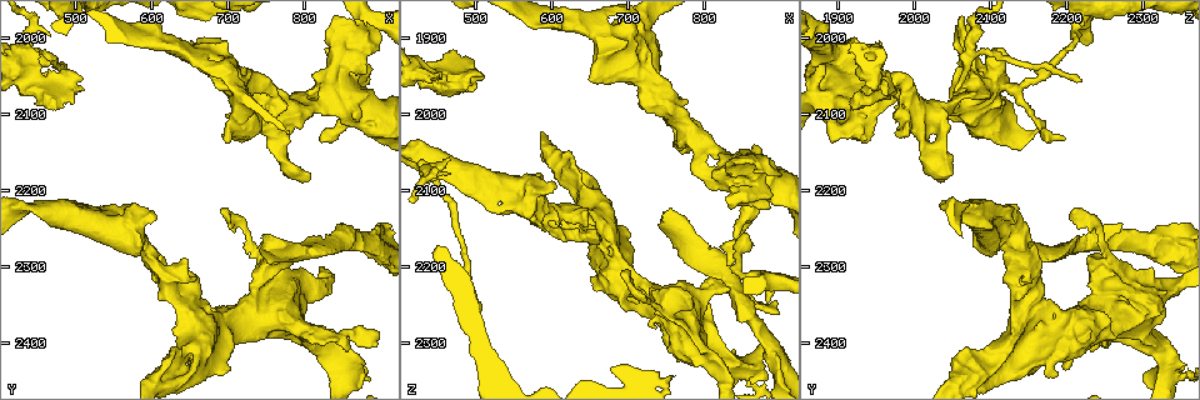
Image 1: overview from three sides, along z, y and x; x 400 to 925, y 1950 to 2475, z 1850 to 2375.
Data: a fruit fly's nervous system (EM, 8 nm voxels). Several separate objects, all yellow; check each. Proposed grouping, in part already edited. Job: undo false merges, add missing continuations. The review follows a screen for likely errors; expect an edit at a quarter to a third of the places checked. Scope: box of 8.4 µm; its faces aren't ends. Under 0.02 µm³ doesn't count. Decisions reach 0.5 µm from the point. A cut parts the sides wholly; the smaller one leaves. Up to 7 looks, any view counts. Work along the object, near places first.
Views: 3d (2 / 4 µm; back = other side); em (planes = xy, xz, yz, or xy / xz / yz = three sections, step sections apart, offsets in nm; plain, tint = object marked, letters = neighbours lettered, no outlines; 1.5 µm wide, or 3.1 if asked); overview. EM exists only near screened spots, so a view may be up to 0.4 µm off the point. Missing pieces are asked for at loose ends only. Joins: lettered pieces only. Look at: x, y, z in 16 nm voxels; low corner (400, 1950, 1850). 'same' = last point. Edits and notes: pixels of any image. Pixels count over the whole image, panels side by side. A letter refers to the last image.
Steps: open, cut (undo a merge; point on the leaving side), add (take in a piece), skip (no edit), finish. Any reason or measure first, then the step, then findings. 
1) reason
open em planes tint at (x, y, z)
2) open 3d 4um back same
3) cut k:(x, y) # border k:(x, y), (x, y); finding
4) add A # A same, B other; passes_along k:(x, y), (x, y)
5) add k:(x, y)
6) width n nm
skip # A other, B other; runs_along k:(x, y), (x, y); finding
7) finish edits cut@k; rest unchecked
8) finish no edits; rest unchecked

an open end
open em xz step 4 tint at (490, 2085, 1930)

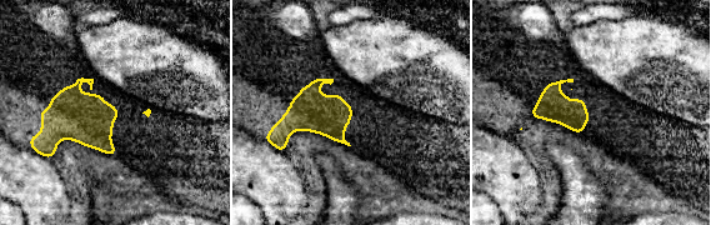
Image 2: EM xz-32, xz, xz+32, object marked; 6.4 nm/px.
open em planes tint same

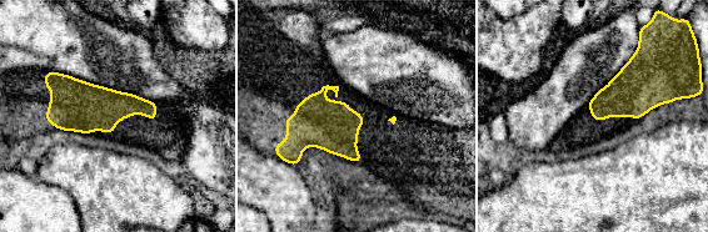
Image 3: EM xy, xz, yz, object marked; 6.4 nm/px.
open em planes letters same

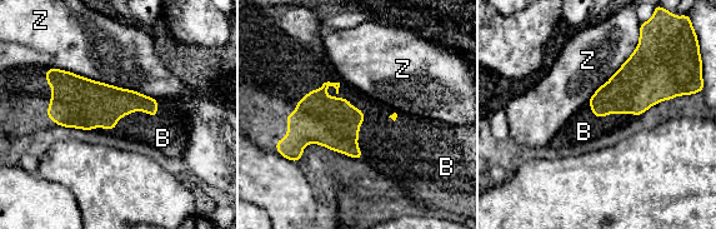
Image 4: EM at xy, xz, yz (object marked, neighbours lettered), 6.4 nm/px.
add 4:(381, 140) # B same, Z other; passes_along 4:(329, 122), (359, 110), (381, 140); it goes on there

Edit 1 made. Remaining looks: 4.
stops while still wide
open em planes plain at (830, 2015, 2115)

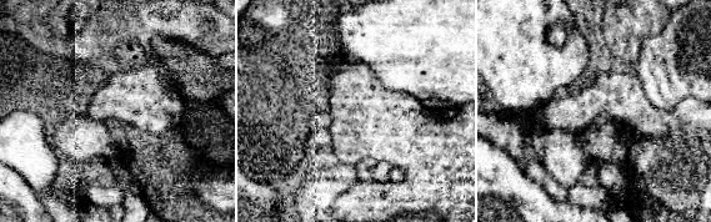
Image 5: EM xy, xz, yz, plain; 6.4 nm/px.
what lies round it
open em planes letters same

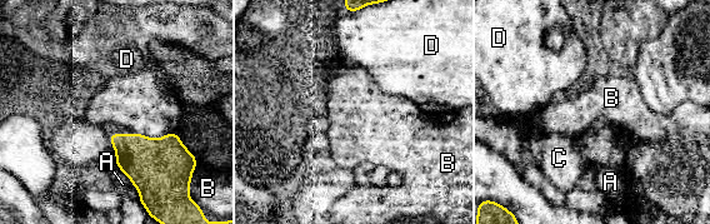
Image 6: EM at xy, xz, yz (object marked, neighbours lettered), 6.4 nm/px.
width 220 nm
skip # A other, B other, C other, D other; border 6:(134, 132), (155, 139), (171, 134); none of them fits

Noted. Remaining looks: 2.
finish edits add@4; rest unchecked

